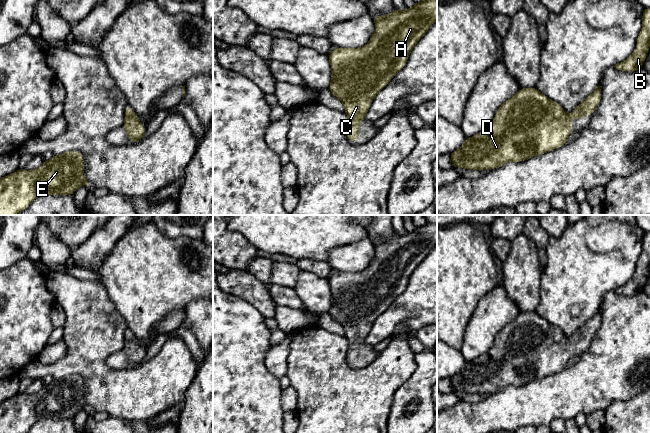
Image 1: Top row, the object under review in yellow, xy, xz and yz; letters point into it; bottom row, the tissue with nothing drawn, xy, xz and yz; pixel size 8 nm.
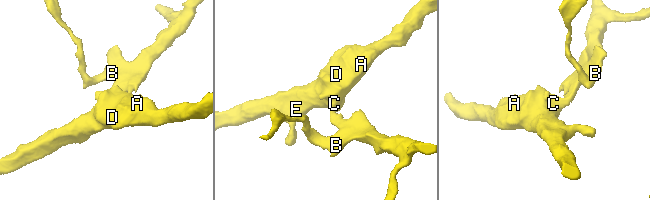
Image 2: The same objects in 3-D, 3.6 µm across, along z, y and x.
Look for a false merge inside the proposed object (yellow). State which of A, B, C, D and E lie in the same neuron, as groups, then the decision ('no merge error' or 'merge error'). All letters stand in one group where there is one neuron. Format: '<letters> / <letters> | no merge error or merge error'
A B C D E | no merge error

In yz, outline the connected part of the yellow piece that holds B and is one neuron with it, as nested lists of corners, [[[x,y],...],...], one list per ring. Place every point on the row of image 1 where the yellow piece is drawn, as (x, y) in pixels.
[[[644,7],[642,14],[642,29],[637,38],[636,51],[625,61],[614,67],[620,71],[633,72],[642,68],[650,48],[650,8]]]

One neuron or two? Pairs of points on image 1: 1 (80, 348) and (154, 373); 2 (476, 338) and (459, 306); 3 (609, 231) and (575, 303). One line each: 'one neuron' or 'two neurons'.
1: one neuron
2: two neurons
3: one neuron

